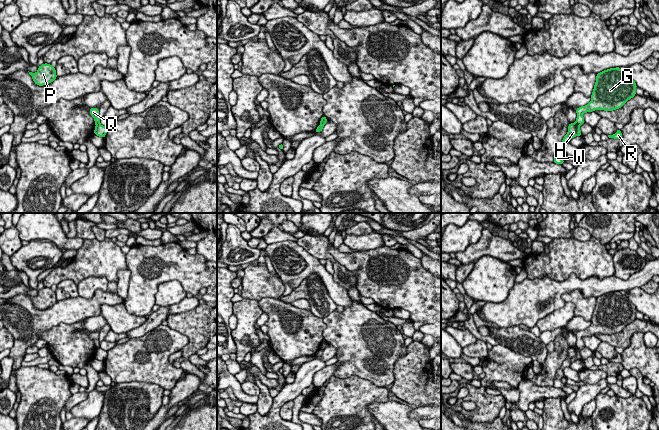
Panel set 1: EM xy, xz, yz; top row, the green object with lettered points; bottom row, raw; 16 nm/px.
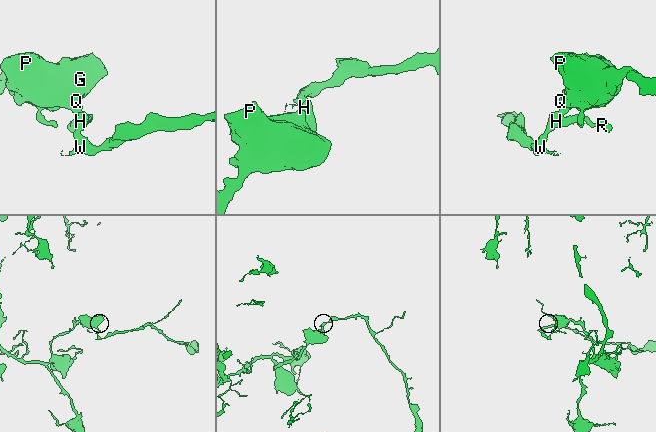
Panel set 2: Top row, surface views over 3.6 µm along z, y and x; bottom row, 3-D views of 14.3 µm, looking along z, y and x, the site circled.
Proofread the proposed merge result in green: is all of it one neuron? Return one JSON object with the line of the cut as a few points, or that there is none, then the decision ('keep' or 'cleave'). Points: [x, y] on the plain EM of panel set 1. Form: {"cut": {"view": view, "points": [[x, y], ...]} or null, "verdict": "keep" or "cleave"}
{"cut": {"view": "yz", "points": [[575, 346], [579, 350]]}, "verdict": "cleave"}

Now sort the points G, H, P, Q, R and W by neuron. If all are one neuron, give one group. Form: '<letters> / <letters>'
G P Q / H R W

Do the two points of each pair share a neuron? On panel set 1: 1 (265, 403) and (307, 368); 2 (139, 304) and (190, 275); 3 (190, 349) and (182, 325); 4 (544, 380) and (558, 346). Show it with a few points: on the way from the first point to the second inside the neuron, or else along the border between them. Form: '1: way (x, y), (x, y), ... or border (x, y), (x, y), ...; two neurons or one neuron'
1: border (273, 398), (270, 410), (266, 414), (260, 415); two neurons
2: way (147, 290), (163, 274), (176, 274); one neuron
3: way (192, 343), (192, 335), (188, 331); one neuron
4: way (548, 372), (556, 354); one neuron

